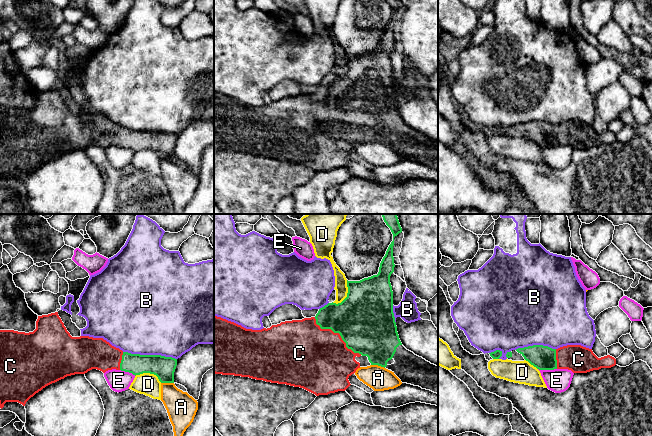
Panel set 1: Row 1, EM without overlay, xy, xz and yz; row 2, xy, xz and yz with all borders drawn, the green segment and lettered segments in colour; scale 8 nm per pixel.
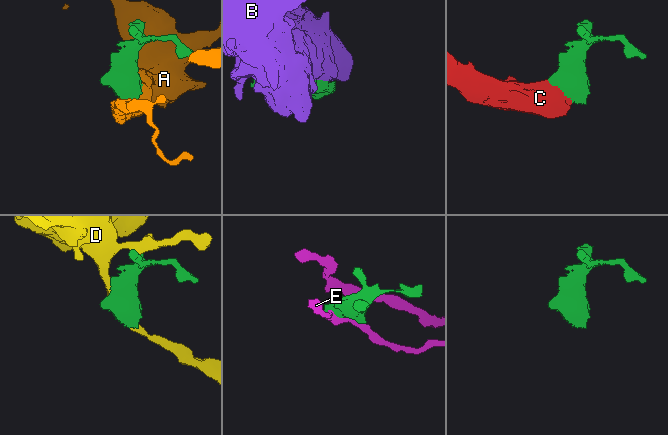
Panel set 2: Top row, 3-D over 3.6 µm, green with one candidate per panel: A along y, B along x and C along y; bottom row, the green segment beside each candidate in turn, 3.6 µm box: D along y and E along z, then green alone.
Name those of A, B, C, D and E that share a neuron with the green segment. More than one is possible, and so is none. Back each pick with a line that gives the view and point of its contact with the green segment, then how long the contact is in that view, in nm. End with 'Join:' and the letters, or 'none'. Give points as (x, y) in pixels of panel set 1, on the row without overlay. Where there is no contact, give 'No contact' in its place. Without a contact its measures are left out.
C: Touches green at xz (338, 108). Shared border 480 nm
Join: C

